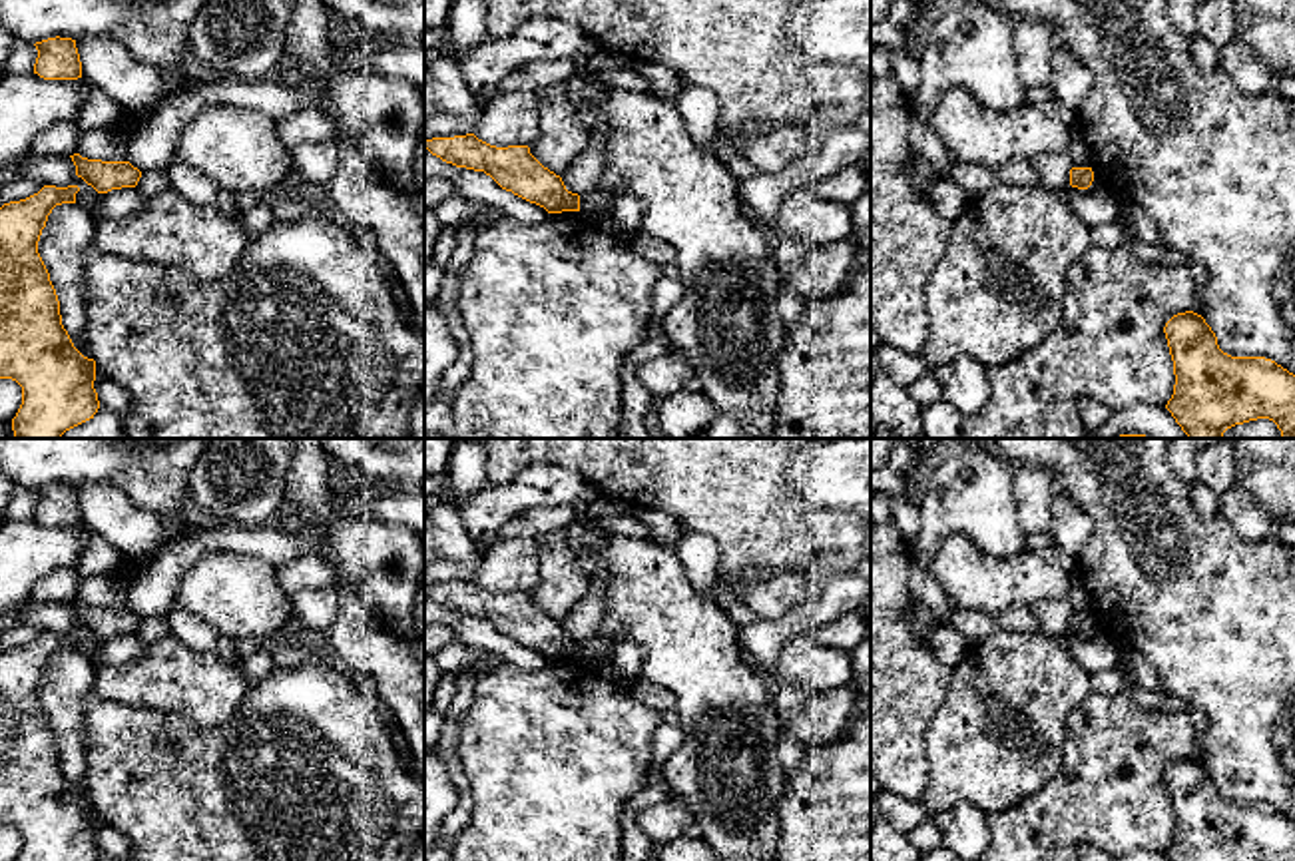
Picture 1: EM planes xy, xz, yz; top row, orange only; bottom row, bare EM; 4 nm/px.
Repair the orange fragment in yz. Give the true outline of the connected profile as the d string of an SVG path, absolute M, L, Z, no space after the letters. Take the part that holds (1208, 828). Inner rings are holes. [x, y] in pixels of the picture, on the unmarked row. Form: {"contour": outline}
{"contour": "M1193 757L1164 773L1173 807L1171 861L1295 861L1295 821L1265 803L1231 803Z"}

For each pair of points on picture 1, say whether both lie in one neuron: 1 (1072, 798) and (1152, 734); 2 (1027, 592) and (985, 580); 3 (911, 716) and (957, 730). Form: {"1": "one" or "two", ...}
{"1": "one", "2": "one", "3": "two"}

